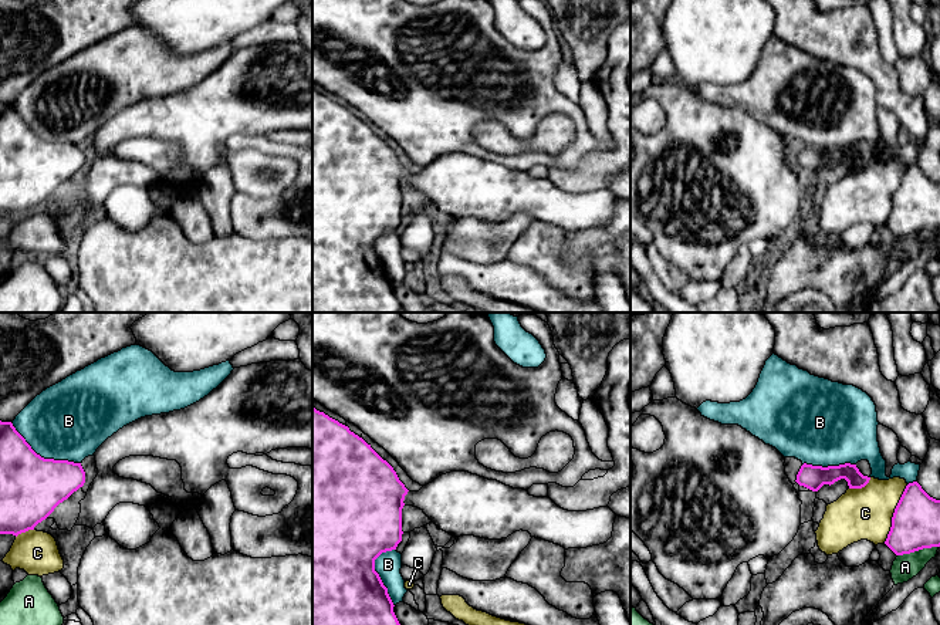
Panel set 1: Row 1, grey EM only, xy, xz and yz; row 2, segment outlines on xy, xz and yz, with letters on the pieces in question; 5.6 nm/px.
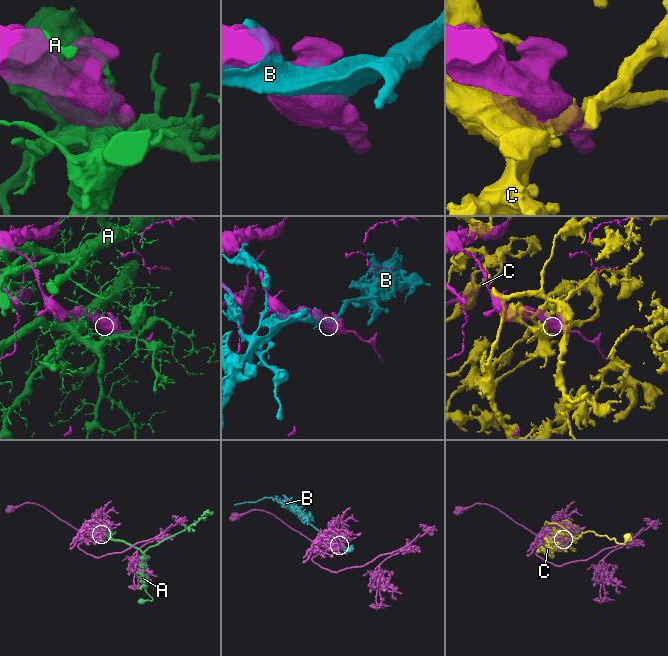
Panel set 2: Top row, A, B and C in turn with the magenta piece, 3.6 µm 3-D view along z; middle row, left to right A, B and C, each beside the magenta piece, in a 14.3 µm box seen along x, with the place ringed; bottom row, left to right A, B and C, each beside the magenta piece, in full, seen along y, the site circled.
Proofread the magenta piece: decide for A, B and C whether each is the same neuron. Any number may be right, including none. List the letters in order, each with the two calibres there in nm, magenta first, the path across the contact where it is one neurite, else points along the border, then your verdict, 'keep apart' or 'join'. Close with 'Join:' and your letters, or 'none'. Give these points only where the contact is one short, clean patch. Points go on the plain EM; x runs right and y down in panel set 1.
A: calibres 280 and 150 nm; keep apart
B: calibres 360 and 440 nm; keep apart
C: calibres 280 and 300 nm; keep apart
Join: none

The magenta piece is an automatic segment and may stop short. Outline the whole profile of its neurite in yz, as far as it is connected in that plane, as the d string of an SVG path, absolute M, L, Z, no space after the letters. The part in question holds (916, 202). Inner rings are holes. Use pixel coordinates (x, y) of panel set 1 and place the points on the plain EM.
M917 163L909 165L885 226L896 237L940 229L940 182L930 179Z

